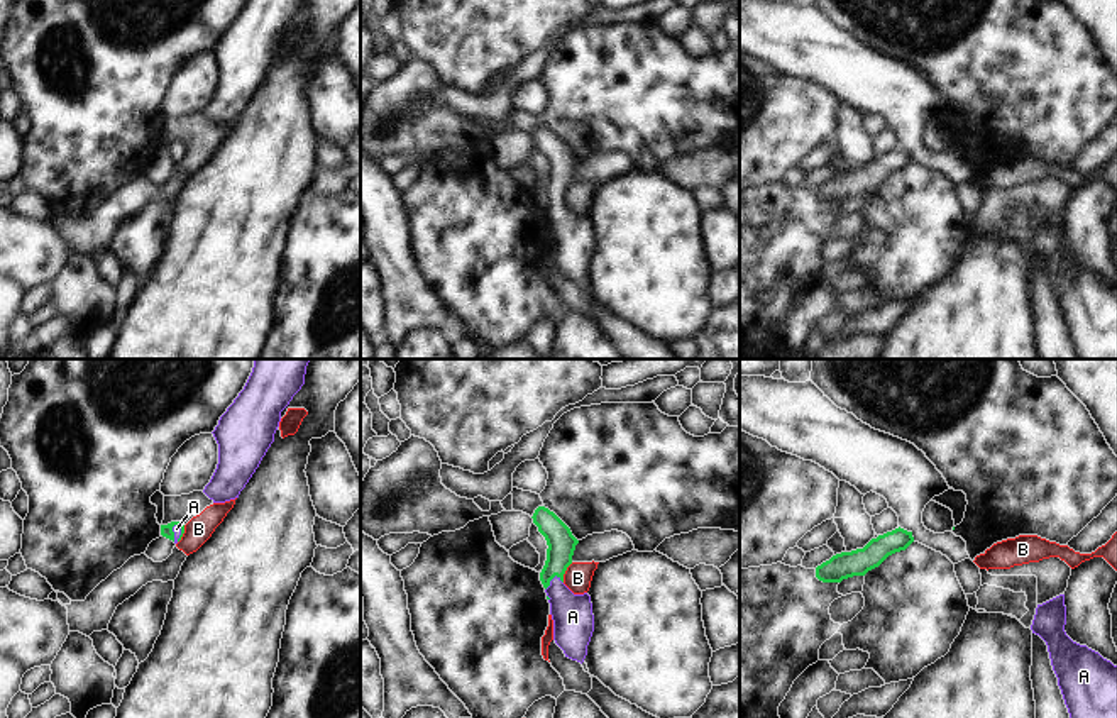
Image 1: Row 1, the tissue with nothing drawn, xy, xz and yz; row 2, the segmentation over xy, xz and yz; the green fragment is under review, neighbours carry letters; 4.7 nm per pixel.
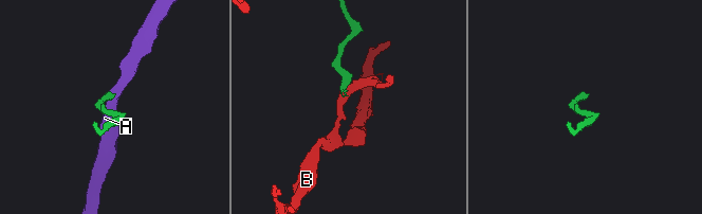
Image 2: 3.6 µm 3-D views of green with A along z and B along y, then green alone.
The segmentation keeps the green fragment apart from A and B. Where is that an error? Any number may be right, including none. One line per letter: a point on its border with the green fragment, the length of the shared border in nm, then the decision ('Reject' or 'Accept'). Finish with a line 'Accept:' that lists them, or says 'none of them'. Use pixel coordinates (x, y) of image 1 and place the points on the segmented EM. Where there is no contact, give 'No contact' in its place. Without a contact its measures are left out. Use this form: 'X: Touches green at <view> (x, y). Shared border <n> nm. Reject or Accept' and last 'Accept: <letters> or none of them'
A: Touches green at xz (550, 579). Shared border 100 nm. Accept
B: Touches green at xz (564, 573). Shared border 110 nm. Reject
Accept: A.

